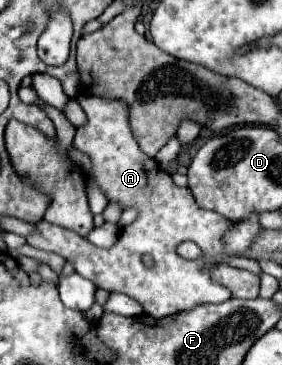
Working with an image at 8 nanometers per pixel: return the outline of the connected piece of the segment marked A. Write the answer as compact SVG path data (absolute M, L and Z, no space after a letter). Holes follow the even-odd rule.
M81 95L77 97L77 101L87 115L87 125L77 129L73 145L91 157L93 177L107 199L117 201L121 206L137 207L139 217L131 225L121 229L117 243L109 249L95 247L81 235L57 225L49 225L47 221L37 223L37 233L33 233L27 243L31 247L53 251L73 261L75 271L93 281L95 287L129 295L131 299L141 303L147 315L155 319L189 311L201 303L221 303L229 299L229 289L215 285L215 281L211 281L209 277L209 271L203 269L215 265L221 257L227 255L221 245L221 235L231 221L221 217L219 213L201 209L187 187L177 187L171 181L171 175L161 171L151 157L145 157L145 153L141 153L127 123L125 103ZM181 241L197 243L207 255L195 261L179 257L175 253L175 245L179 245ZM145 253L149 253L155 261L151 269L141 263L141 255Z

